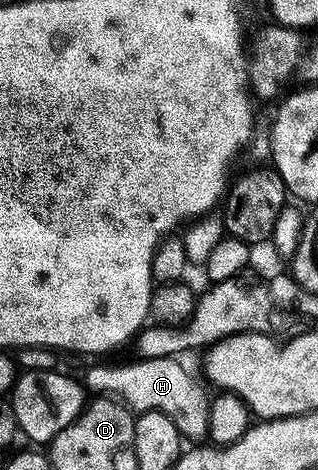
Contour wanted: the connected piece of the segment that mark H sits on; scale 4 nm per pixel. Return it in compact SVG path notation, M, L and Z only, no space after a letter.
M170 358L141 360L124 367L94 367L84 376L84 383L91 394L112 396L135 414L160 411L168 415L185 440L204 439L210 428L210 399L202 395L185 367L179 363L177 358Z

